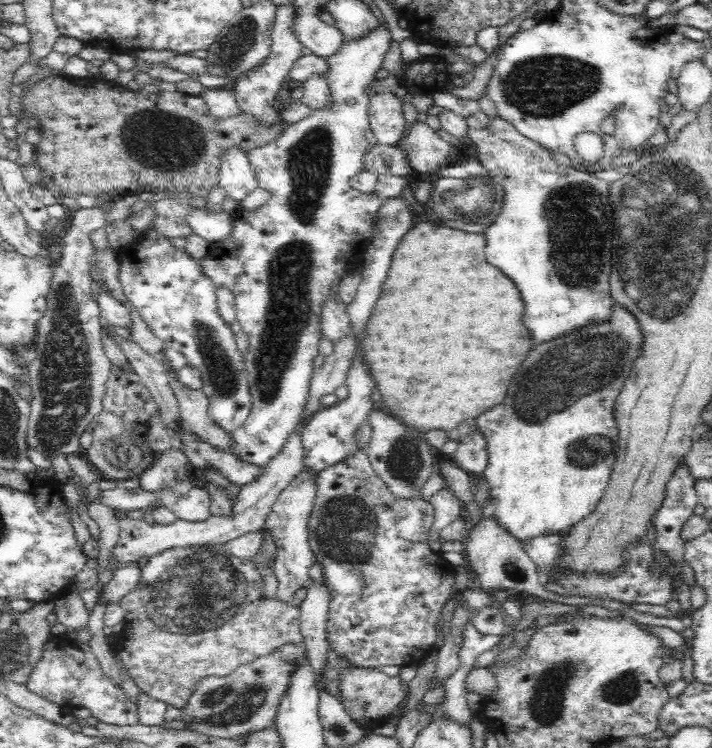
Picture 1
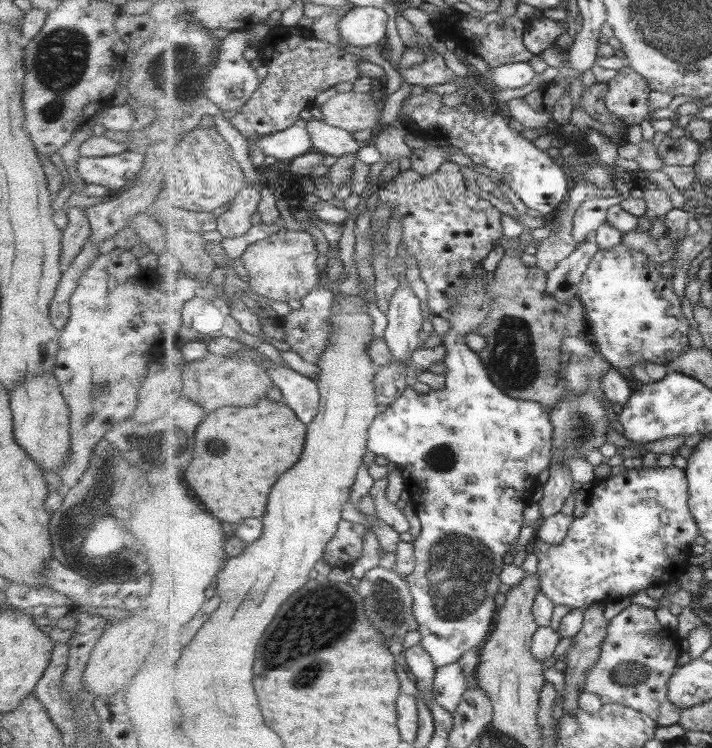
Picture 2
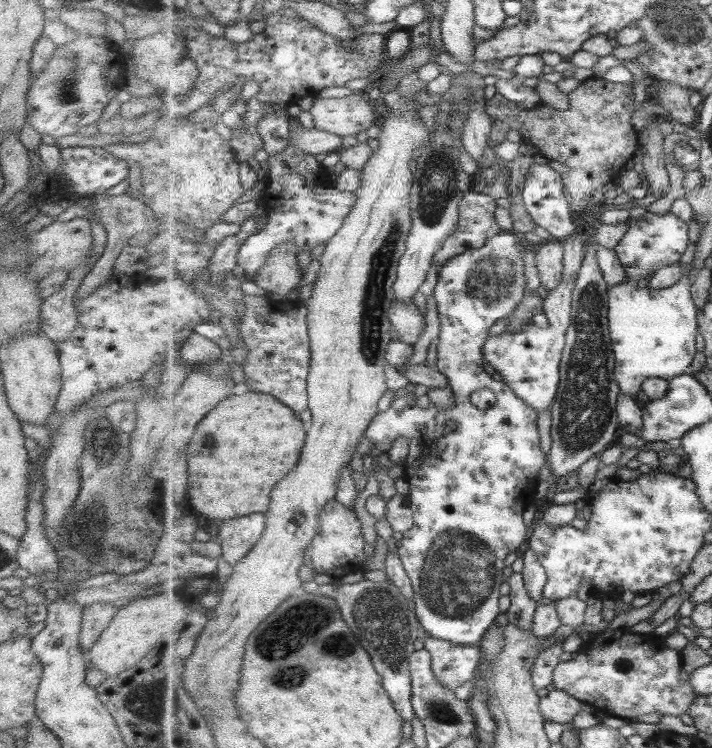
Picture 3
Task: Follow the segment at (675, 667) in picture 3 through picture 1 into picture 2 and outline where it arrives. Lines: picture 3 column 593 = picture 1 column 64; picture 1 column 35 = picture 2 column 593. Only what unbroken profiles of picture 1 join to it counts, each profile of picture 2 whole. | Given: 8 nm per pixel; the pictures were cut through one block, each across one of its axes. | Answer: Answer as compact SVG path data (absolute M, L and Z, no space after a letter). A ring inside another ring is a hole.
M631 603L610 622L600 662L589 672L585 690L599 695L603 704L624 704L651 716L659 727L681 722L682 708L669 700L669 681L679 664L681 640L657 619L656 610Z

